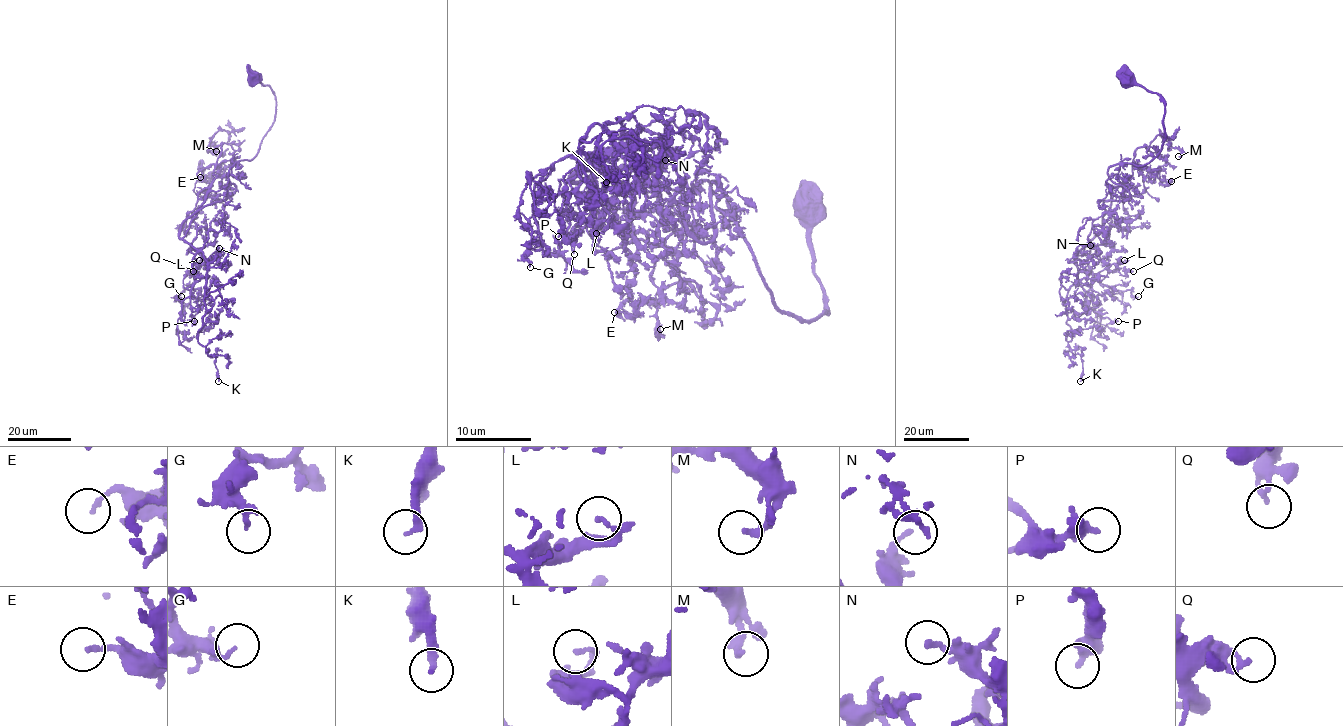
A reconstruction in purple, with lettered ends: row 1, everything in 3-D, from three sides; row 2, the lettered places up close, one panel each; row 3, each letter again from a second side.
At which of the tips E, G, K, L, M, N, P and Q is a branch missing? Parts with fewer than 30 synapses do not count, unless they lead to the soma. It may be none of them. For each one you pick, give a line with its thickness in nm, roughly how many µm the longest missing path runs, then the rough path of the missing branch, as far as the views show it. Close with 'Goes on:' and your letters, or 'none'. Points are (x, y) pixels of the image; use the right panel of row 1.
Goes on: none

